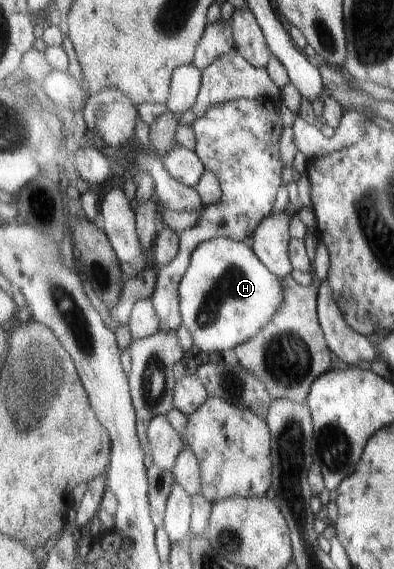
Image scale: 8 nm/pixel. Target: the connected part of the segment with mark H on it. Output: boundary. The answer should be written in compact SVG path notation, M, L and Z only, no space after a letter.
M219 237L196 250L179 287L182 325L202 352L222 352L254 338L280 310L284 287L244 242Z

